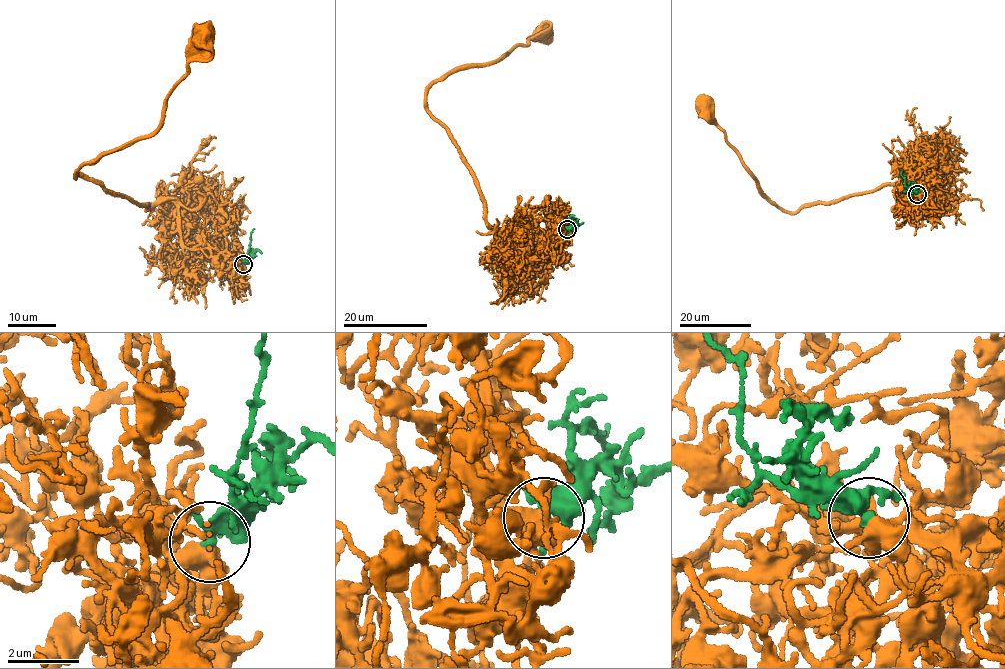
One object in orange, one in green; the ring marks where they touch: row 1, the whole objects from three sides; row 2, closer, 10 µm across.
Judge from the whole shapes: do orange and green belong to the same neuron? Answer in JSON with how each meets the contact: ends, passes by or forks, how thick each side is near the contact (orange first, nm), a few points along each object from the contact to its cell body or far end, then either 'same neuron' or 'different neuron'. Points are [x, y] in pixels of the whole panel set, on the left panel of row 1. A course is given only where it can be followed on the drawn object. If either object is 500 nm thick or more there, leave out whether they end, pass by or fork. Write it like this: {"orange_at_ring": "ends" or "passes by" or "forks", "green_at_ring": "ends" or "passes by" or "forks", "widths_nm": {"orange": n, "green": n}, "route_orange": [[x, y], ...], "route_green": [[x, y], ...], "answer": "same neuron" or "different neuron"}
{"orange_at_ring": "forks", "green_at_ring": "forks", "widths_nm": {"orange": 400, "green": 280}, "route_orange": [[243, 263], [234, 260], [220, 270], [183, 244], [173, 214], [76, 177], [83, 166], [152, 135], [204, 35]], "route_green": [[243, 263], [253, 228]], "answer": "different neuron"}

